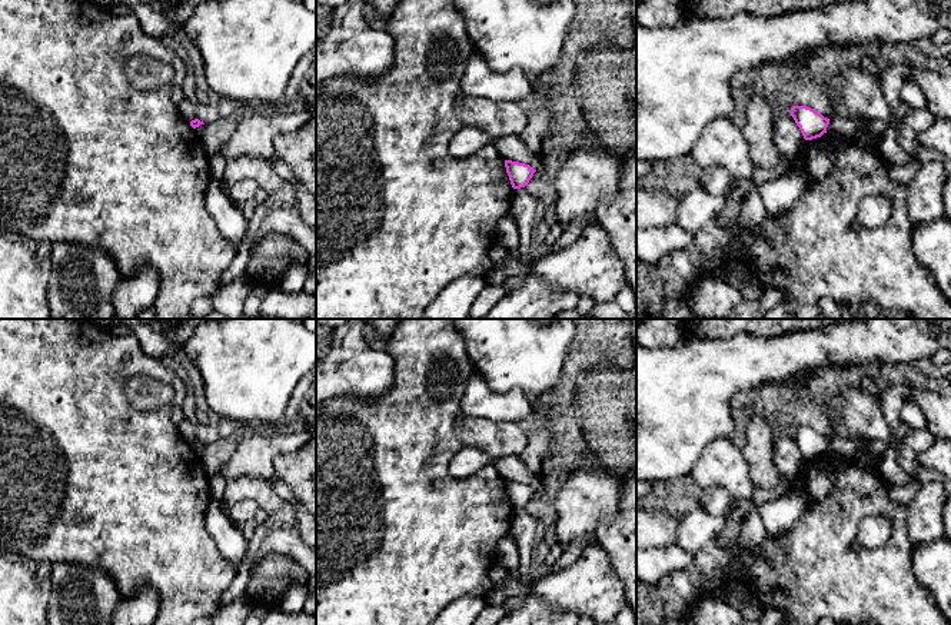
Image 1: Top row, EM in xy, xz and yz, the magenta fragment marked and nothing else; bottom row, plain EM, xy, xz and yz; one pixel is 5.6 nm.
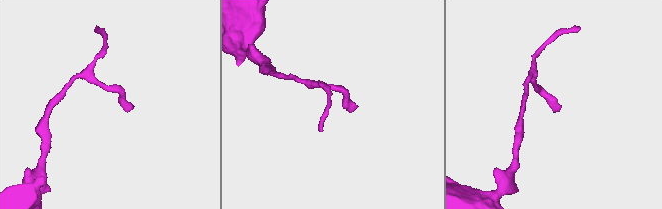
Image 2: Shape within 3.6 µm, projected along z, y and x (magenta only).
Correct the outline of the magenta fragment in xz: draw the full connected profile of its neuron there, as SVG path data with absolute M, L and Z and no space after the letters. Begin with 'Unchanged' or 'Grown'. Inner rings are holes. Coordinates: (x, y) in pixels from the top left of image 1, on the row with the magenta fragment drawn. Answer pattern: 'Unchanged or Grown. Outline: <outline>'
Unchanged. Outline: M505 160L506 173L513 189L525 187L536 172L525 163Z

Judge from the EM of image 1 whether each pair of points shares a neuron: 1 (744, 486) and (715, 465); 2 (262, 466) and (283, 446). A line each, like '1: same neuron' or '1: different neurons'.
1: same neuron
2: same neuron

